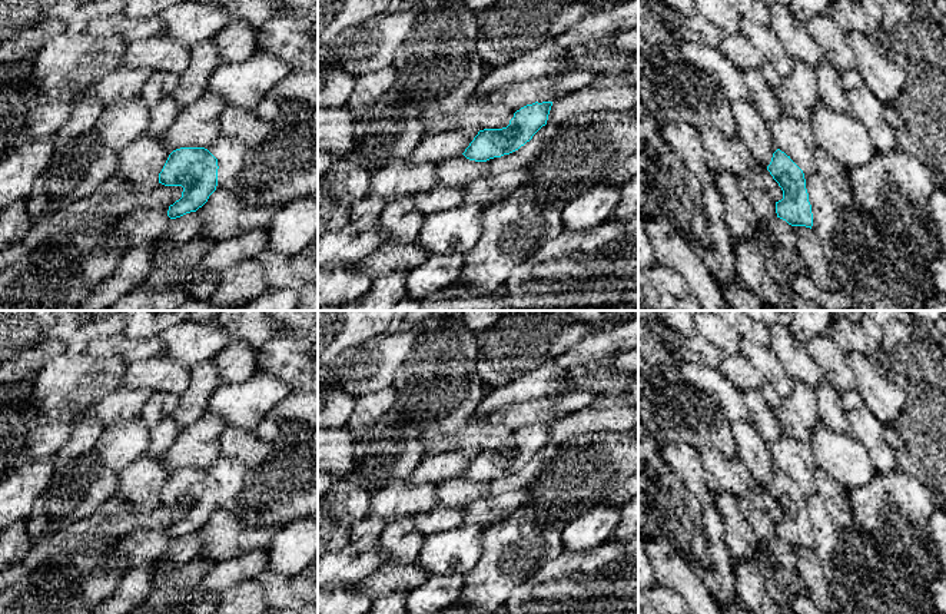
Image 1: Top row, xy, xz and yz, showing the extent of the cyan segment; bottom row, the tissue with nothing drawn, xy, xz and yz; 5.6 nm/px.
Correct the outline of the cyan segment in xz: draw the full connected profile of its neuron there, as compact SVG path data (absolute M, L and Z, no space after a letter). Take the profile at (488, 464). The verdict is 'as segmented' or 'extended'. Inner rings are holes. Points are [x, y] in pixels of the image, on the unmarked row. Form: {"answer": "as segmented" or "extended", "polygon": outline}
{"answer": "as segmented", "polygon": "M535 422L521 428L507 448L479 451L462 475L469 481L487 482L518 471L547 445L551 427L552 422Z"}

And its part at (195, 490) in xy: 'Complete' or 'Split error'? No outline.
Complete

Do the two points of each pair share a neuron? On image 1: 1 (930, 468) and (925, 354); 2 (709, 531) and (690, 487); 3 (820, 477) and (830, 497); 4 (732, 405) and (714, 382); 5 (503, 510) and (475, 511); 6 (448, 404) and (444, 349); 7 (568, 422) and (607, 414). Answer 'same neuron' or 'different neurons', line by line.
1: same neuron
2: same neuron
3: same neuron
4: same neuron
5: same neuron
6: same neuron
7: same neuron

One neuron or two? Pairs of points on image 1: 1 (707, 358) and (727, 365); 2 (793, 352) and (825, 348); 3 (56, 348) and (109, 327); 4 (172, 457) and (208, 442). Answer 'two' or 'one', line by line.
1: two
2: two
3: two
4: one

